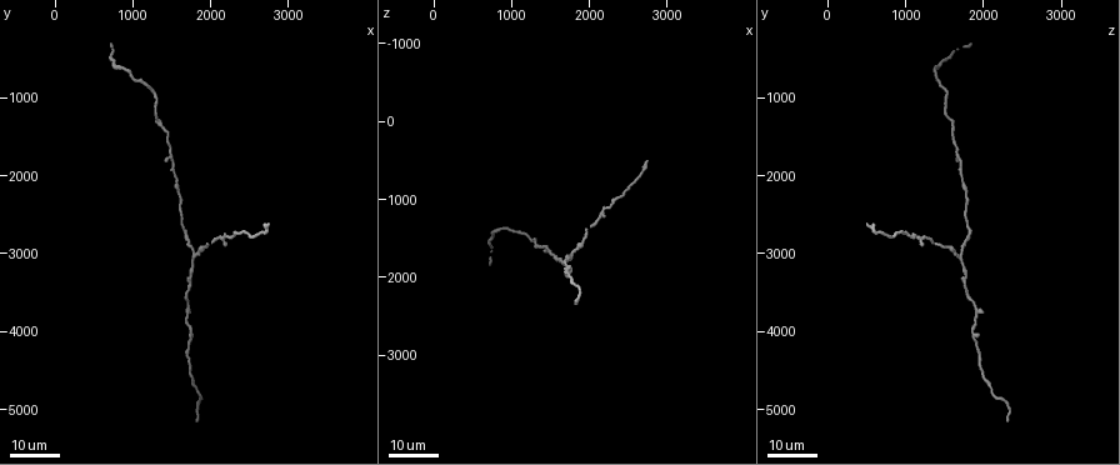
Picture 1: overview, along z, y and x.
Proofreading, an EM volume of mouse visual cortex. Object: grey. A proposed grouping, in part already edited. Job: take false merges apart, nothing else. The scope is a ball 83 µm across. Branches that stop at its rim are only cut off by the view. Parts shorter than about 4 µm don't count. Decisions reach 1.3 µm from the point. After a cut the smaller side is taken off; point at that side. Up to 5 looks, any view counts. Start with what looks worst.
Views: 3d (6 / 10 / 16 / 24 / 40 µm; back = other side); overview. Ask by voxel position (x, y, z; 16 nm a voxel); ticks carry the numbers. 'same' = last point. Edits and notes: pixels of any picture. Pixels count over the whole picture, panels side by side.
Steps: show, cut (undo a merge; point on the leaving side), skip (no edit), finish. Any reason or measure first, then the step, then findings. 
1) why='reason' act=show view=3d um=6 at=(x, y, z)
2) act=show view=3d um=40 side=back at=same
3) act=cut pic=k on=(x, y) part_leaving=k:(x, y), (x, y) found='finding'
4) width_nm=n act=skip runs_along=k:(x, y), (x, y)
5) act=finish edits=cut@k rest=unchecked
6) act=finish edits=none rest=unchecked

why='branch point' act=show view=3d um=16 at=(1800, 3100, 1700)

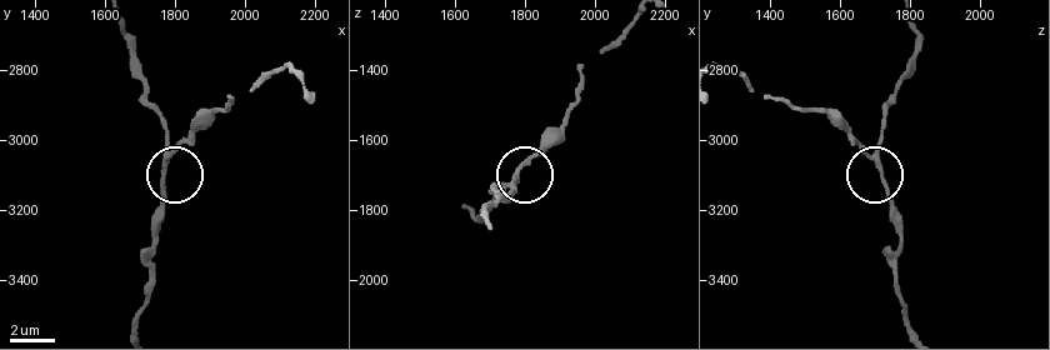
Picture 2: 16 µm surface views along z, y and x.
act=show view=3d um=6 at=(1780, 3050, 1710)

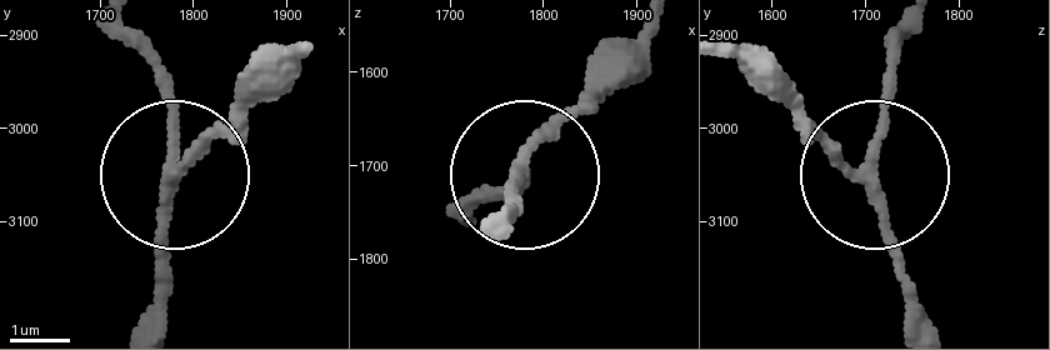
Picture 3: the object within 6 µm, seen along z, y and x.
arms=3 act=skip runs_along=3:(913, 28), (868, 166), (758, 61) found='continuous, no second cell'

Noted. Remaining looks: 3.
why='sudden change in width' act=show view=3d um=16 at=(1700, 4050, 1900)

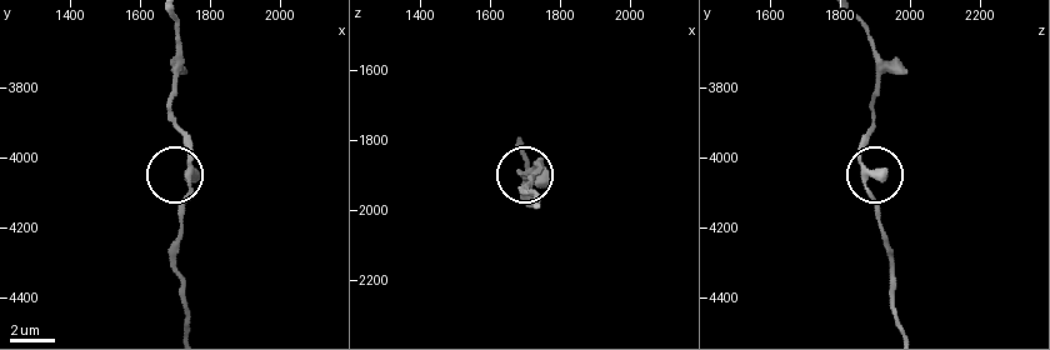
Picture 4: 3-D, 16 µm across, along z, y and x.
act=show view=3d um=6 at=(1740, 4090, 1870)

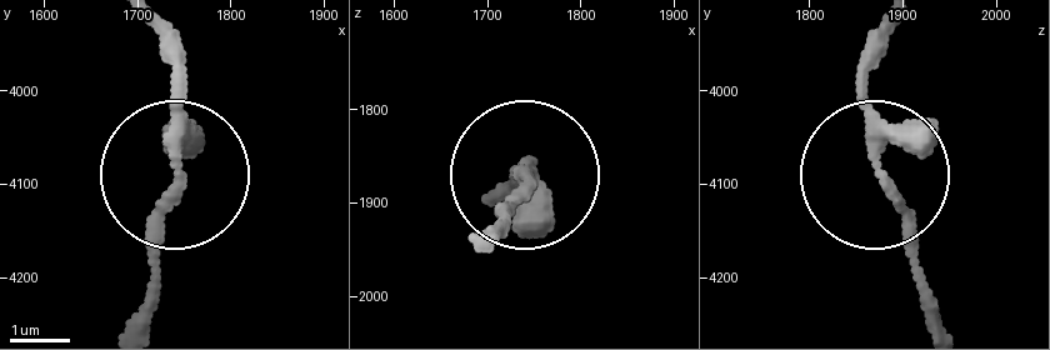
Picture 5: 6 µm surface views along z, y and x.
act=skip runs_along=5:(503, 188), (518, 158), (531, 173), (478, 243) found='one cell here'

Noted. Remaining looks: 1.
act=finish edits=none rest=unchecked

